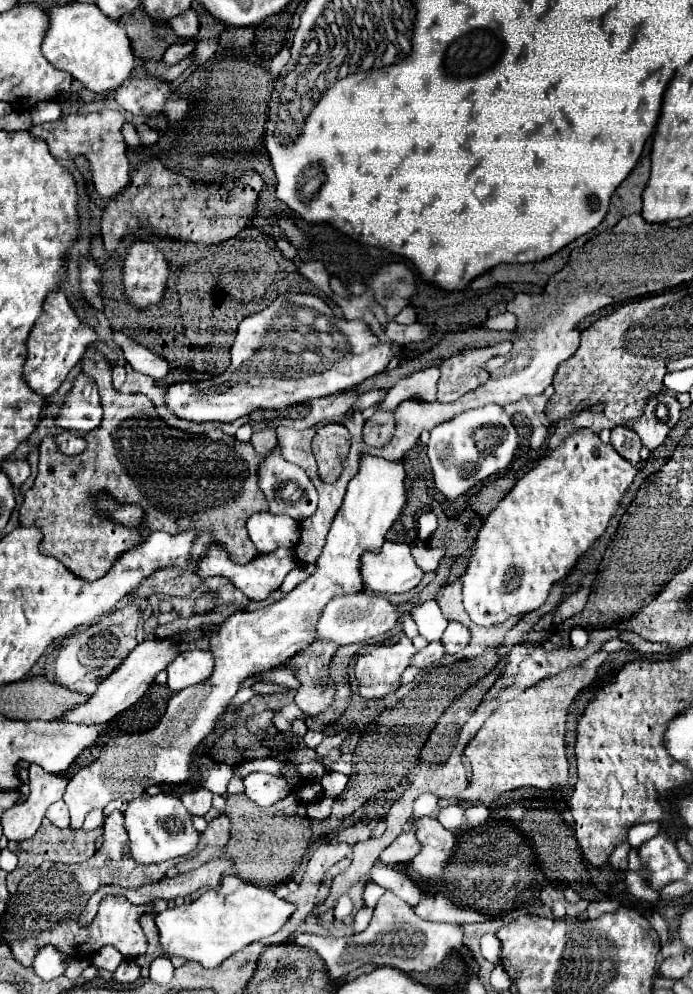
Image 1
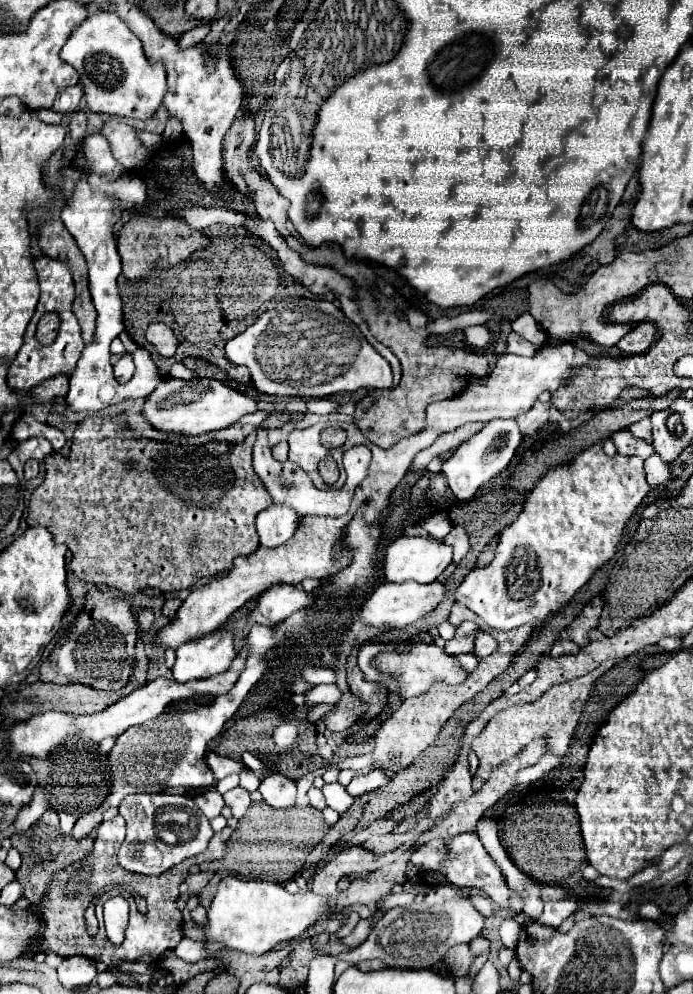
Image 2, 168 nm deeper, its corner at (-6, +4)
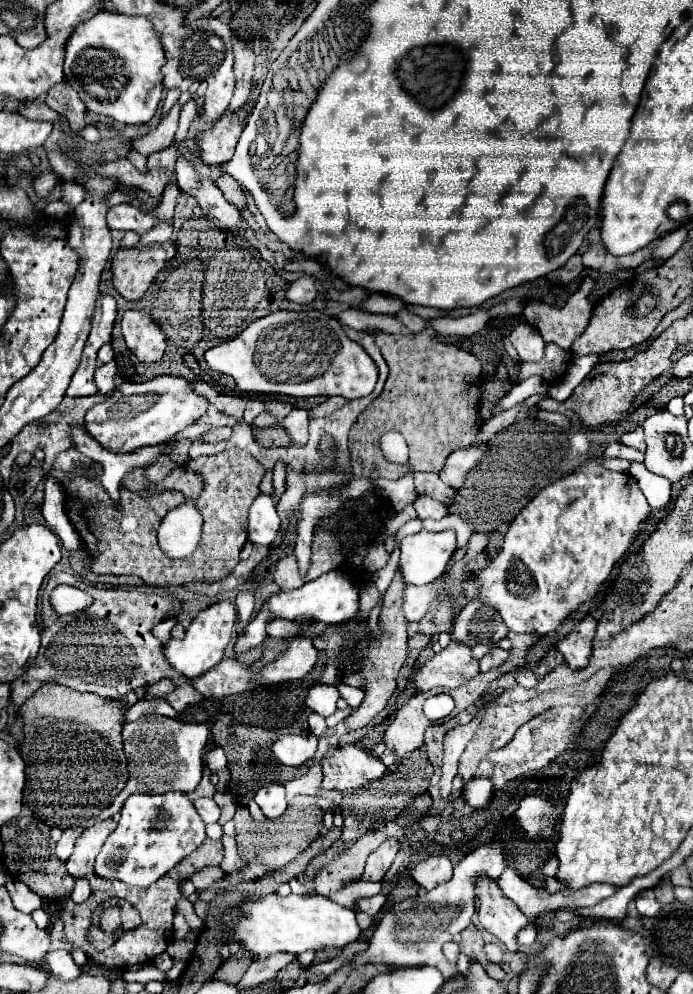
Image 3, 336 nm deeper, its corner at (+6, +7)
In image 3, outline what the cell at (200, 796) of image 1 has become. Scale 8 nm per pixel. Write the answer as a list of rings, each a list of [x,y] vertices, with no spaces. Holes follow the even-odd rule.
[[[205,797],[203,799],[195,799],[193,805],[195,805],[197,813],[201,815],[201,819],[205,823],[217,823],[217,819],[219,819],[219,807],[217,807],[217,803],[213,799],[205,799]]]

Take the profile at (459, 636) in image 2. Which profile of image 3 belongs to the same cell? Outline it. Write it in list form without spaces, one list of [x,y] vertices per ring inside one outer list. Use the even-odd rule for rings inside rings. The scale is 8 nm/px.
[[[469,601],[457,615],[451,637],[453,641],[473,647],[479,643],[497,643],[499,639],[507,637],[507,633],[509,629],[493,607],[485,607],[481,601]]]

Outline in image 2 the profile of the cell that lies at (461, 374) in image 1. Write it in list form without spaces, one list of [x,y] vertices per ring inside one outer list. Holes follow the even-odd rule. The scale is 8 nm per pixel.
[[[511,332],[507,338],[507,346],[503,354],[519,354],[519,356],[533,356],[535,348],[531,346],[531,342],[525,342],[519,334]]]

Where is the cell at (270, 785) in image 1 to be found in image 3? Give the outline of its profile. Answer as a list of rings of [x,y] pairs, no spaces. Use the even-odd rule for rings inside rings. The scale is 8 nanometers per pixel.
[[[267,785],[255,793],[255,803],[261,807],[263,815],[269,819],[277,819],[287,809],[285,789],[283,785]]]

